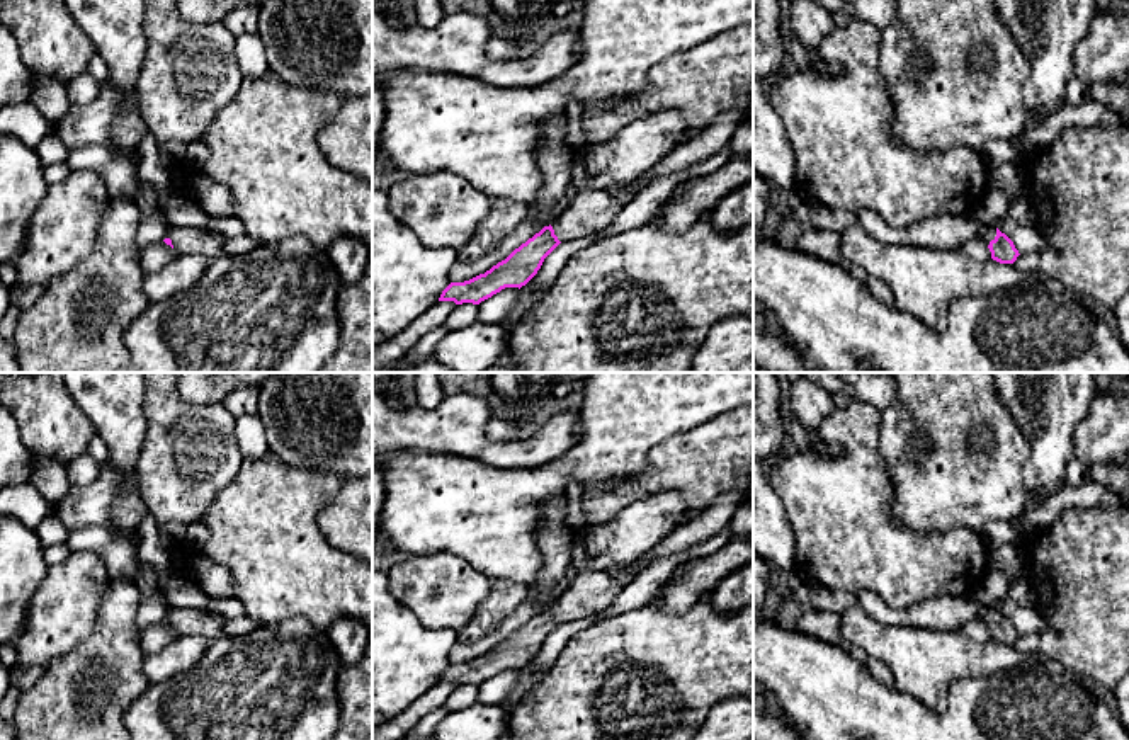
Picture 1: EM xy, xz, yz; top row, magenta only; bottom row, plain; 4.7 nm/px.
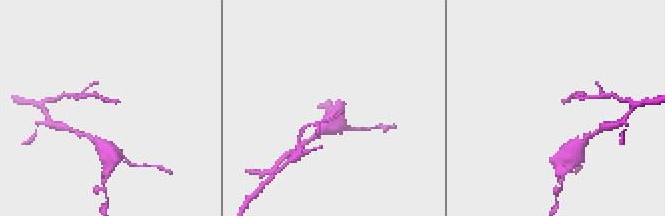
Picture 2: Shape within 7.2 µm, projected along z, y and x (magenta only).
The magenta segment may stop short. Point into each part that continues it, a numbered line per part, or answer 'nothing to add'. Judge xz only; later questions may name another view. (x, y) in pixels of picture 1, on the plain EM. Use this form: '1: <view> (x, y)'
1: xz (592, 591)

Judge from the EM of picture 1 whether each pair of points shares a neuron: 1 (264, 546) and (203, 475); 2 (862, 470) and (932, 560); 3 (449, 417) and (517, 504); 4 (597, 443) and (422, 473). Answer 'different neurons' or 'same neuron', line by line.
1: different neurons
2: same neuron
3: different neurons
4: same neuron

